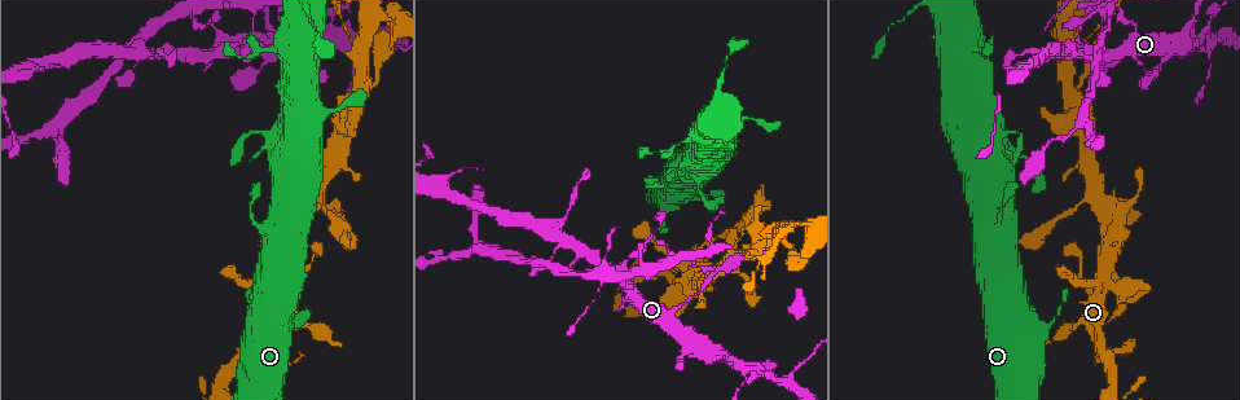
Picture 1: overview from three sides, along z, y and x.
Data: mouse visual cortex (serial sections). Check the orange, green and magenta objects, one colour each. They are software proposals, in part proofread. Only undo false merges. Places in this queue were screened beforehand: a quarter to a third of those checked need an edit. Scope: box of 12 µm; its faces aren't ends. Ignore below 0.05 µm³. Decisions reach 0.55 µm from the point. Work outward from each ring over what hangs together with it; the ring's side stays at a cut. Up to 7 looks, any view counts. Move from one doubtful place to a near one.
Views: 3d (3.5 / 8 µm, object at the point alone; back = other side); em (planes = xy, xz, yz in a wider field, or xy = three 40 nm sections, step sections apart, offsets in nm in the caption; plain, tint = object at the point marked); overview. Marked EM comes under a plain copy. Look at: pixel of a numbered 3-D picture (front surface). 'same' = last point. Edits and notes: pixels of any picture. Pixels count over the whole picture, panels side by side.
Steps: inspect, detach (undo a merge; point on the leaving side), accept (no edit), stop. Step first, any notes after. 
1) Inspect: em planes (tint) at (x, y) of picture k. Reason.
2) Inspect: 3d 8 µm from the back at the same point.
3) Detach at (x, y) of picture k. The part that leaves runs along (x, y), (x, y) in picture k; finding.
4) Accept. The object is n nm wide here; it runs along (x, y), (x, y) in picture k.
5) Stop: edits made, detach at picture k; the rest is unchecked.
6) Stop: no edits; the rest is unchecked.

Inspect: 3d 8 µm at (134, 66) of picture 1.

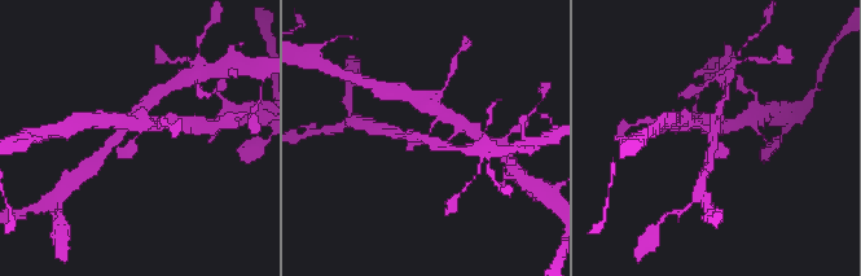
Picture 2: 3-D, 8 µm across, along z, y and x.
Inspect: 3d 3.5 µm at (136, 138) of picture 2. Closer look.

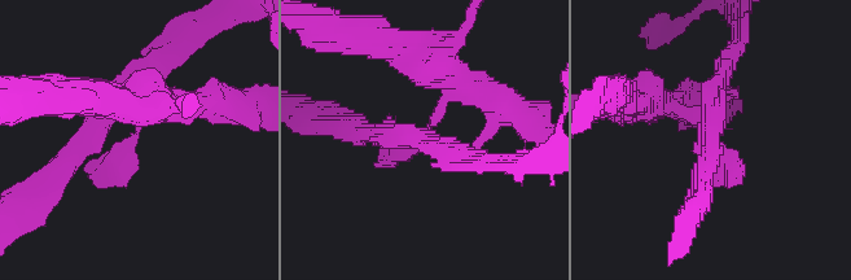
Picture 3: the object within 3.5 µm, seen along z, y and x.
Inspect: em xy step 2 (tint) at (129, 137) of picture 3. Need the tissue.

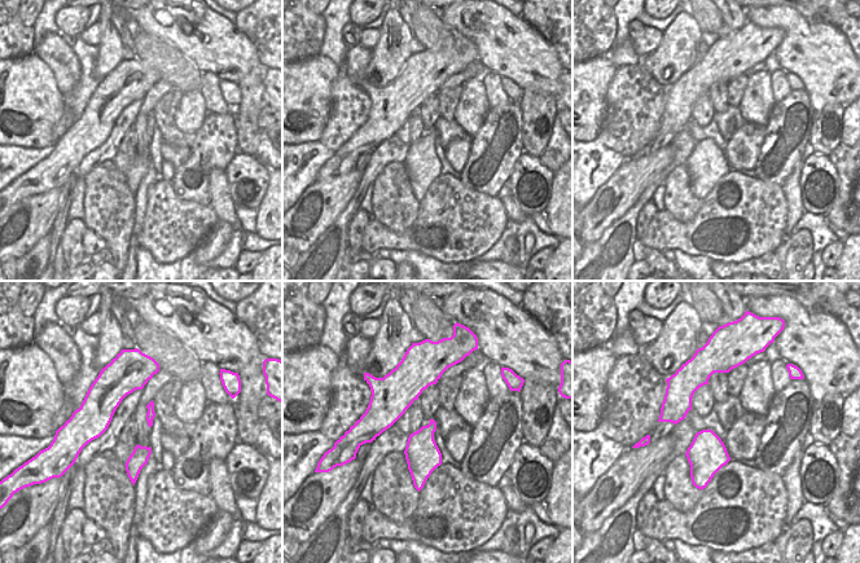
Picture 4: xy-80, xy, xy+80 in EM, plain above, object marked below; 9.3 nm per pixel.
Accept. All the same cell.

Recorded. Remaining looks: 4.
Inspect: 3d 8 µm at (268, 55) of picture 1. Thin arm on a thick one.

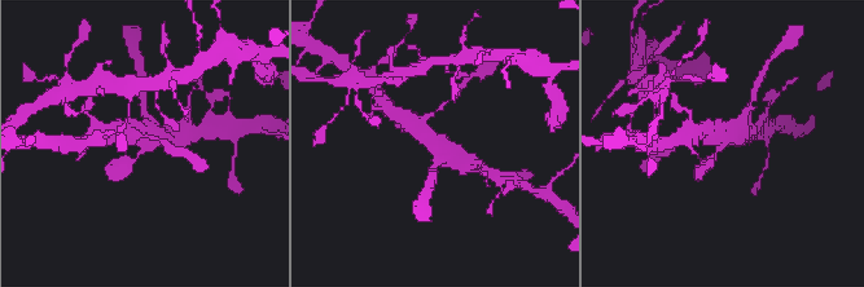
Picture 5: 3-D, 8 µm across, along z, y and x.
Inspect: 3d 3.5 µm at (435, 139) of picture 5. Zoom in.

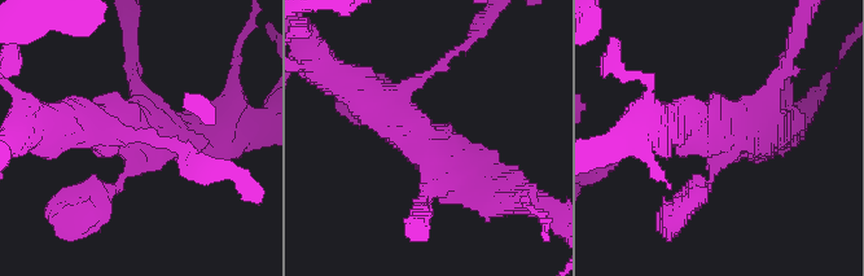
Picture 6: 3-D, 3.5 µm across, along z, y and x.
Inspect: em xy step 3 (tint) at (133, 154) of picture 6. 4 arms meet here; the arms are 150, 250, 400, 450 nm wide.

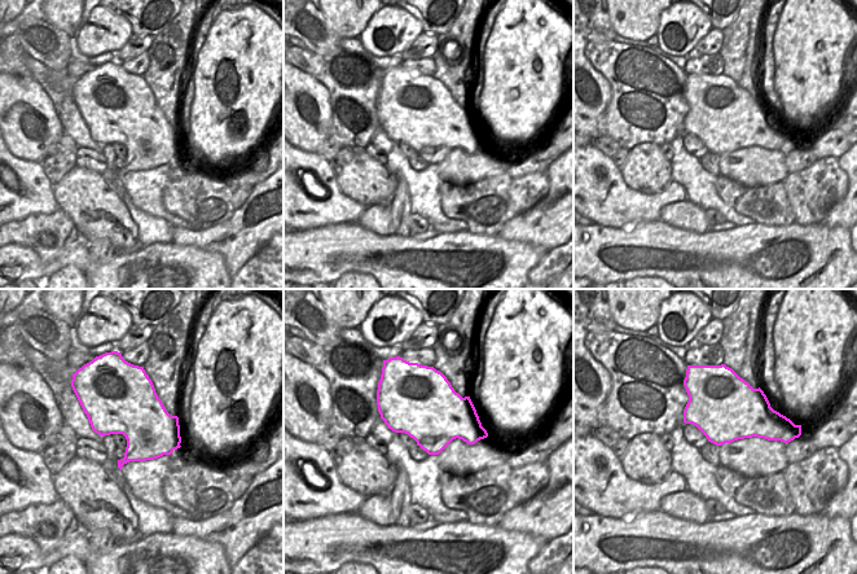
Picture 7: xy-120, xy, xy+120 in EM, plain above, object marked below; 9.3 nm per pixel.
Accept. It runs along (352, 87), (464, 180), (492, 191) in picture 6; all the same cell.

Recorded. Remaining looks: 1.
Stop: no edits; the rest is unchecked.

